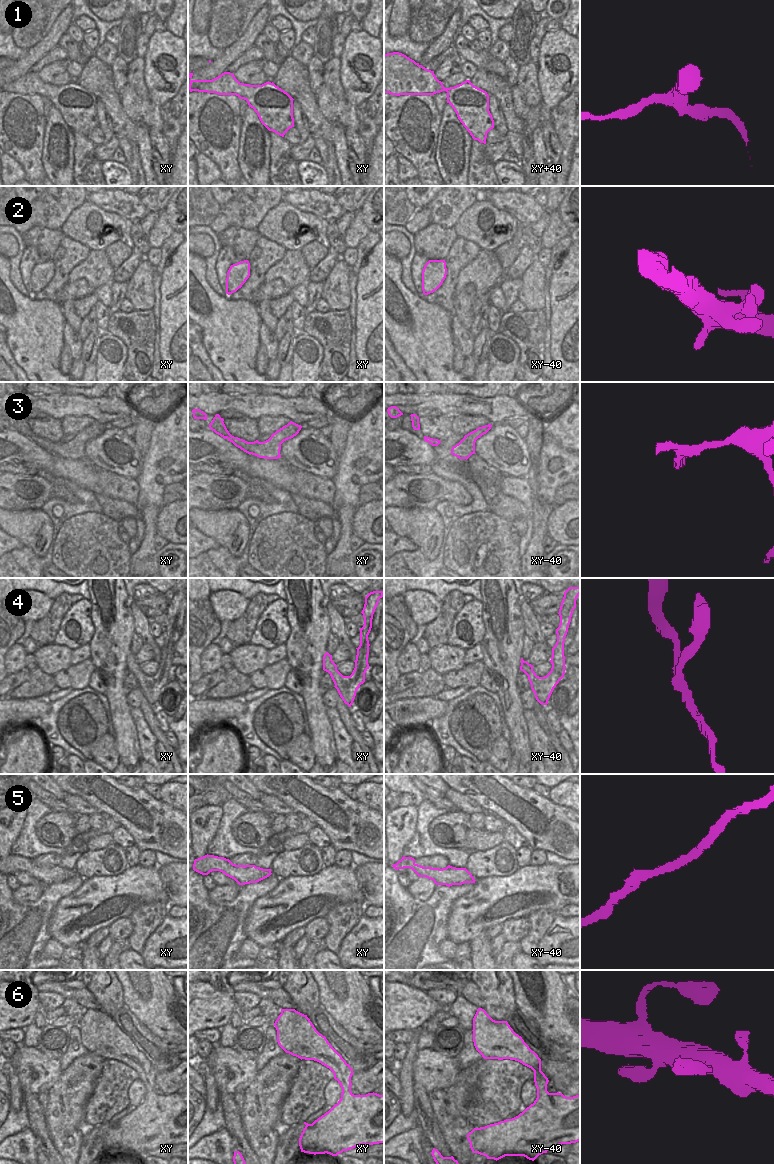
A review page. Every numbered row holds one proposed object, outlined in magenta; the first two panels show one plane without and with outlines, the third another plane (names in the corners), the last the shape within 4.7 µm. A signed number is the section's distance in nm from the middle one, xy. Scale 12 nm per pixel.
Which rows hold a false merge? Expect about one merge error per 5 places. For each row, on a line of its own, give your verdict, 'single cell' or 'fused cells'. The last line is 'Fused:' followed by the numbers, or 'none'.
1: single cell
2: single cell
3: single cell
4: single cell
5: single cell
6: single cell
Fused: none

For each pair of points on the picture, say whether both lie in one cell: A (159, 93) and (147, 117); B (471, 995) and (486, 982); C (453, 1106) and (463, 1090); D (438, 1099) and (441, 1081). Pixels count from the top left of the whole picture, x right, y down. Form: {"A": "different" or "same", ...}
{"A": "different", "B": "different", "C": "same", "D": "different"}

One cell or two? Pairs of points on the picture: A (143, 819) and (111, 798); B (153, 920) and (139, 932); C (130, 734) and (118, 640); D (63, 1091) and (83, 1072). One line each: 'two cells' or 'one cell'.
A: one cell
B: one cell
C: one cell
D: one cell

